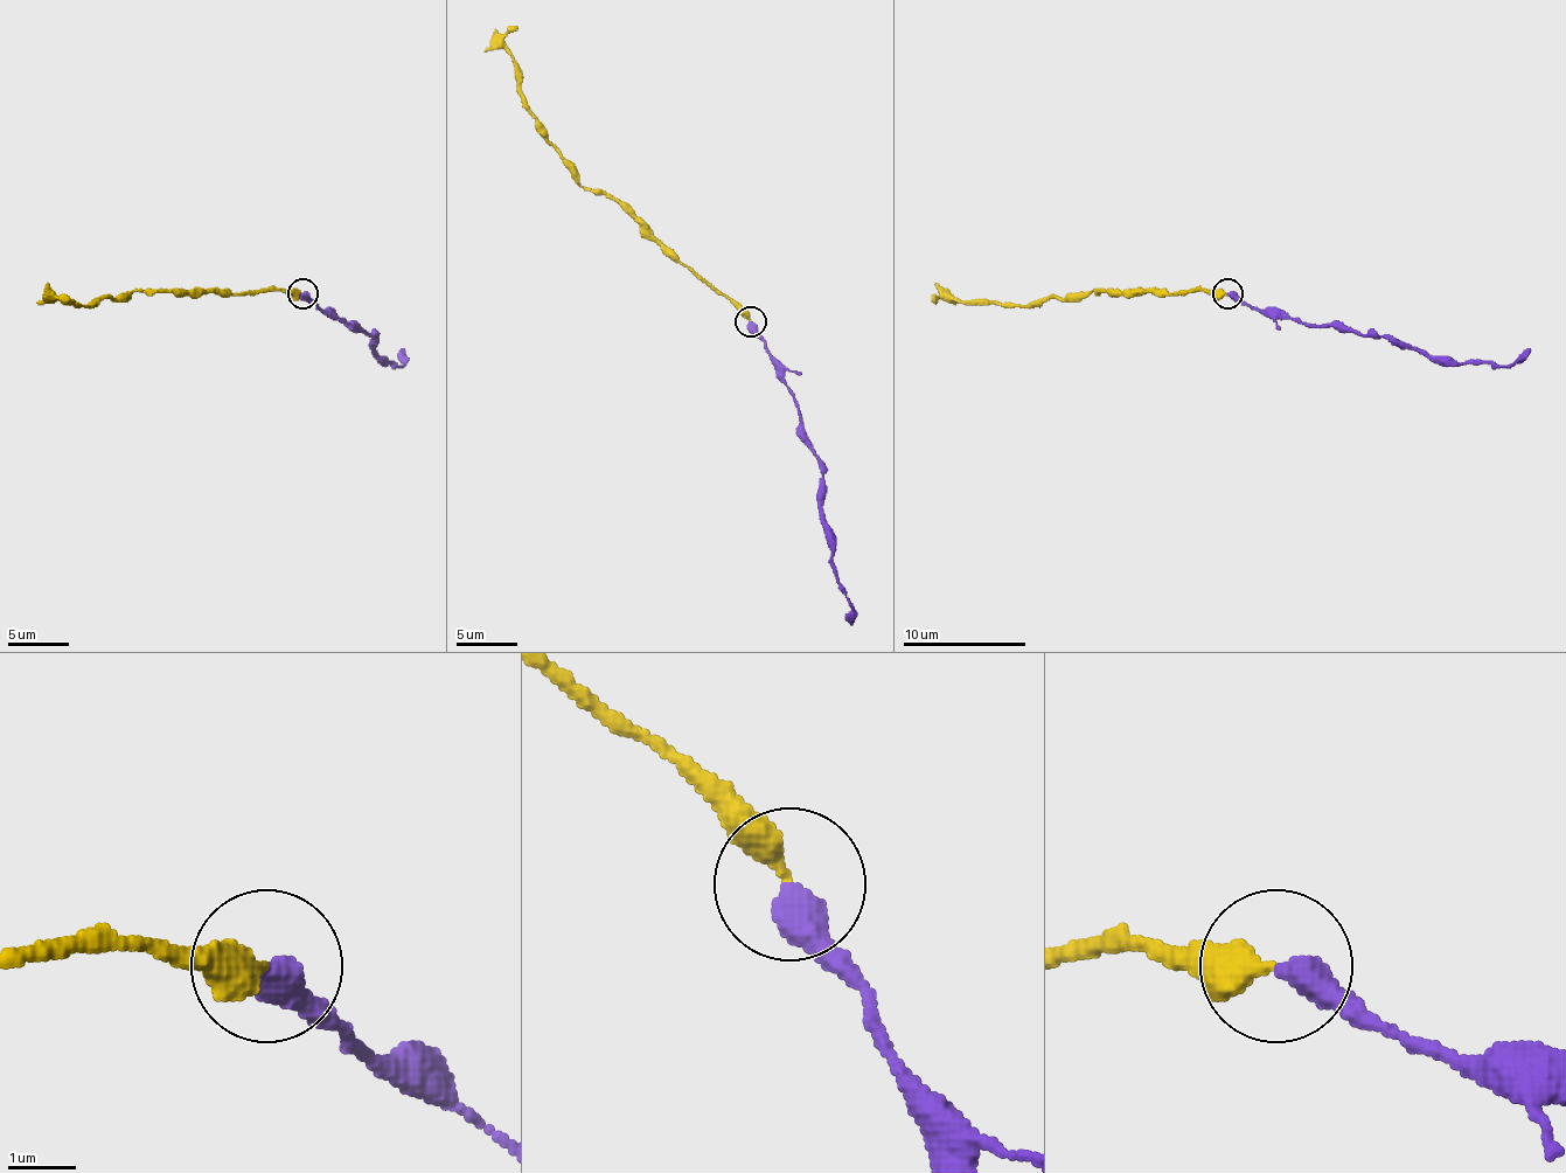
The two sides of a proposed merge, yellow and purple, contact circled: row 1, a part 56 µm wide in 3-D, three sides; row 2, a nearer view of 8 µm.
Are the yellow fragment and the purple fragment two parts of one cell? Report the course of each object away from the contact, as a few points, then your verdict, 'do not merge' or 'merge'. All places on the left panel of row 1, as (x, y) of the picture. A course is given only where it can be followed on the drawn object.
yellow runs (304, 295), (165, 291), (76, 306), (54, 300), (70, 300); purple runs (304, 295), (319, 310), (328, 310), (346, 325), (374, 337), (374, 349), (383, 361), (402, 365), (402, 349); merge

